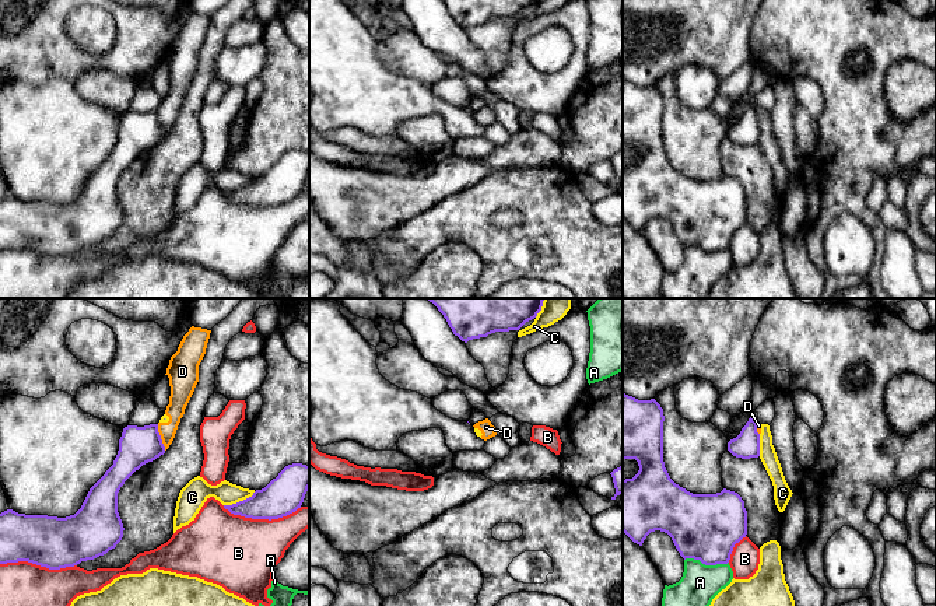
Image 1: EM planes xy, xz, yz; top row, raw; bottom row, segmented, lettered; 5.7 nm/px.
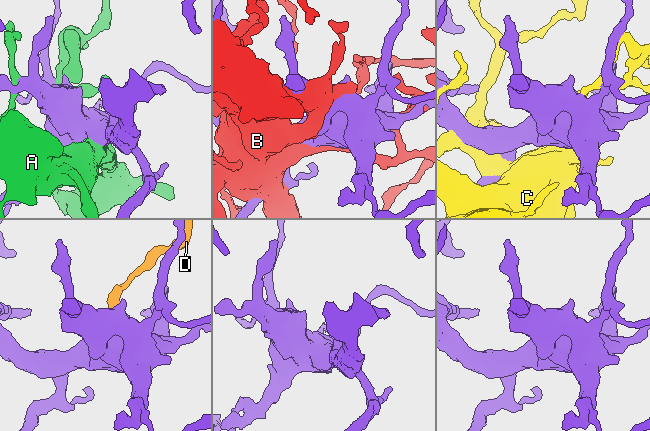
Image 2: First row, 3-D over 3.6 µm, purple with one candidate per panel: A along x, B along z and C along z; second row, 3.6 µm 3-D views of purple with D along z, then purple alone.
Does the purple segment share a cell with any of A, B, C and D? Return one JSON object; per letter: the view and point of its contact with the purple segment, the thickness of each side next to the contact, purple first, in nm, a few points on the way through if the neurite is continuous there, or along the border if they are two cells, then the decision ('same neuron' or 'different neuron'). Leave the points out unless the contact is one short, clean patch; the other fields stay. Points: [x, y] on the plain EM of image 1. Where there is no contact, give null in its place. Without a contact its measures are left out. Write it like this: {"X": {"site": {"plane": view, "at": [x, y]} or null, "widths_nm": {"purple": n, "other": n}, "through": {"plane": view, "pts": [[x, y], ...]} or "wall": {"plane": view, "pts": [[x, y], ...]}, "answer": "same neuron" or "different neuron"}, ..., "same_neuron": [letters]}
{"A": {"site": {"plane": "yz", "at": [707, 251]}, "widths_nm": {"purple": 380, "other": 260}, "answer": "different neuron"}, "B": {"site": {"plane": "xy", "at": [262, 205]}, "widths_nm": {"purple": 220, "other": 420}, "answer": "different neuron"}, "C": {"site": {"plane": "xy", "at": [239, 188]}, "widths_nm": {"purple": 220, "other": 150}, "answer": "different neuron"}, "D": {"site": {"plane": "xy", "at": [160, 123]}, "widths_nm": {"purple": 220, "other": 110}, "wall": {"plane": "xy", "pts": [[157, 111], [157, 118], [165, 136]]}, "answer": "different neuron"}, "same_neuron": []}

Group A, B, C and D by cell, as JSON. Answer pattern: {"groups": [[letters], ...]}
{"groups": [["A"], ["B"], ["C", "D"]]}

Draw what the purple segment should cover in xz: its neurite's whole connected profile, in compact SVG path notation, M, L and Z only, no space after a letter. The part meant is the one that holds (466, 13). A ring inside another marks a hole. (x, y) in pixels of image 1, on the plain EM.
M442 0L453 21L467 29L495 18L519 17L537 0Z

